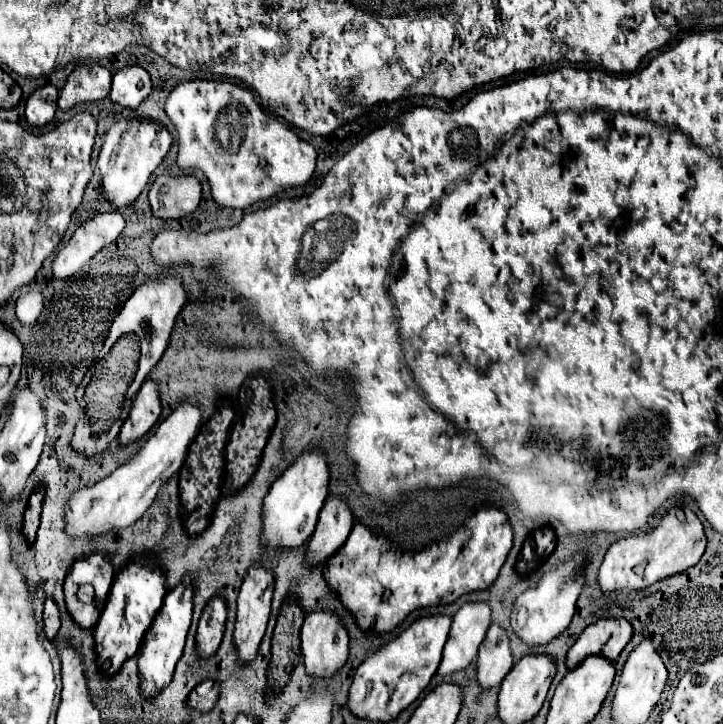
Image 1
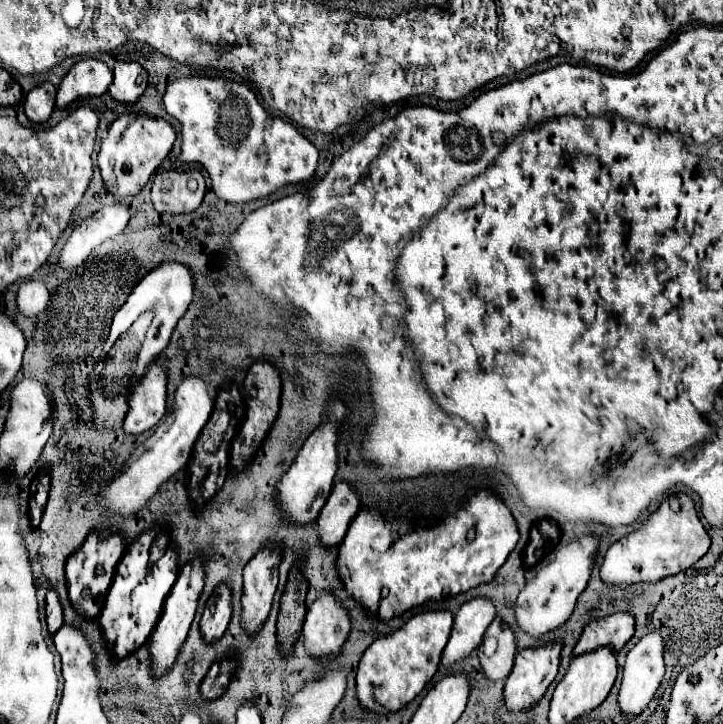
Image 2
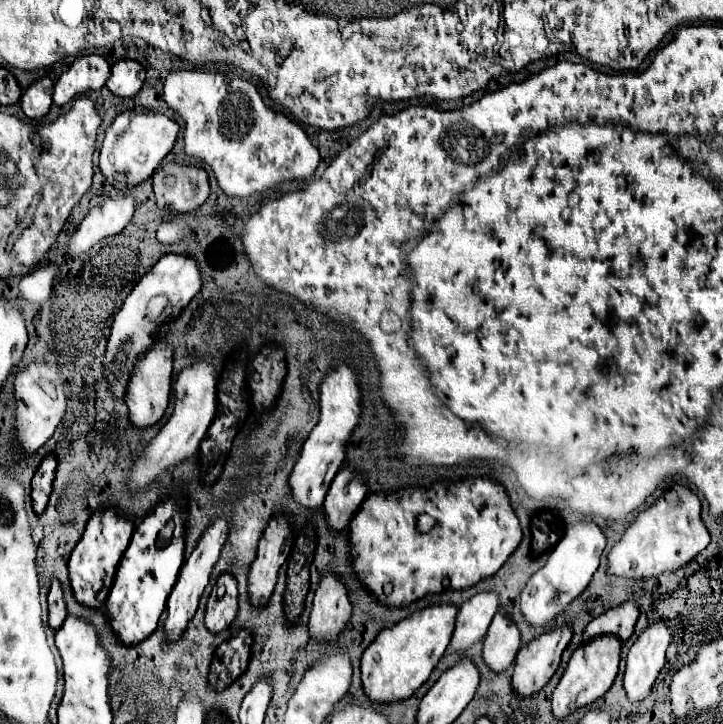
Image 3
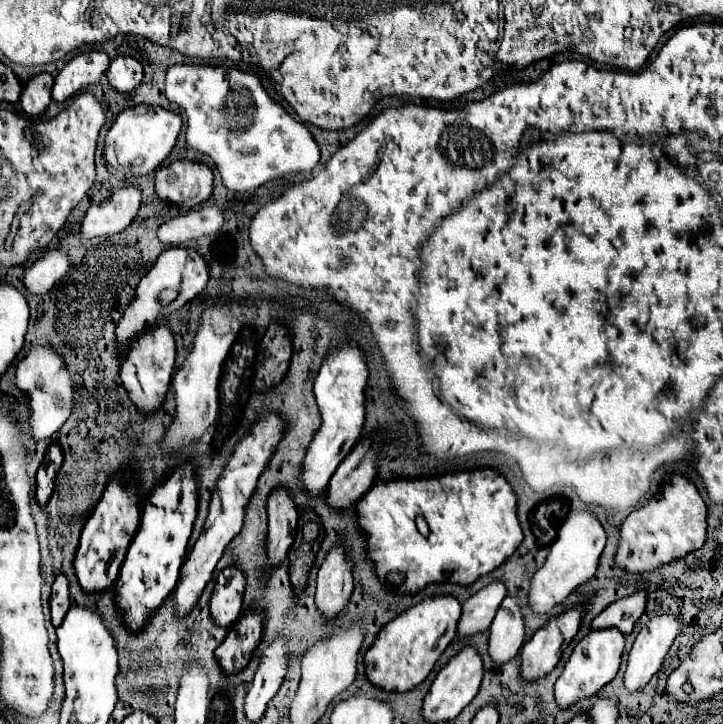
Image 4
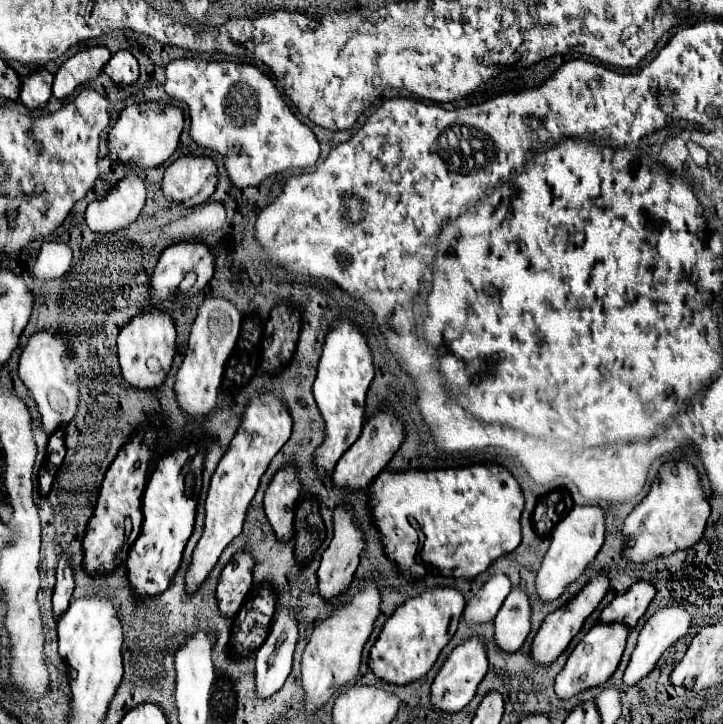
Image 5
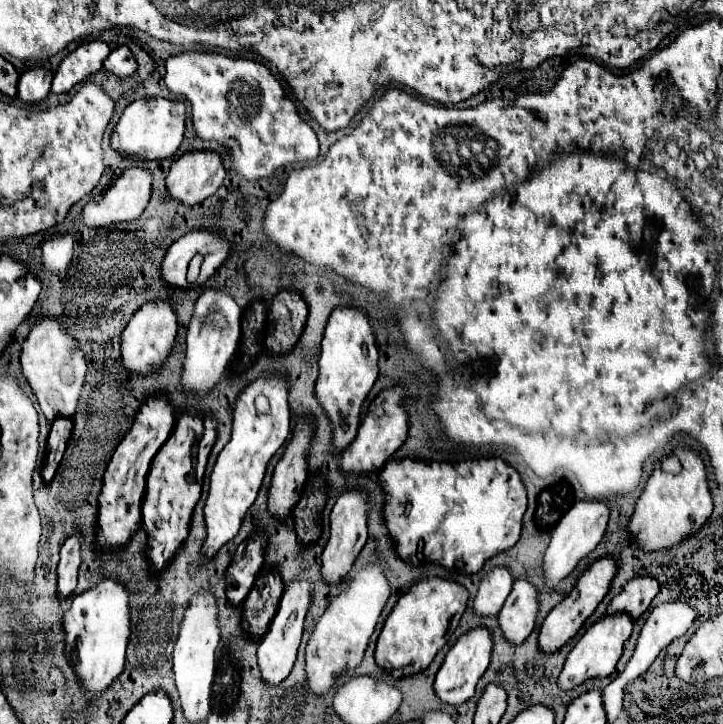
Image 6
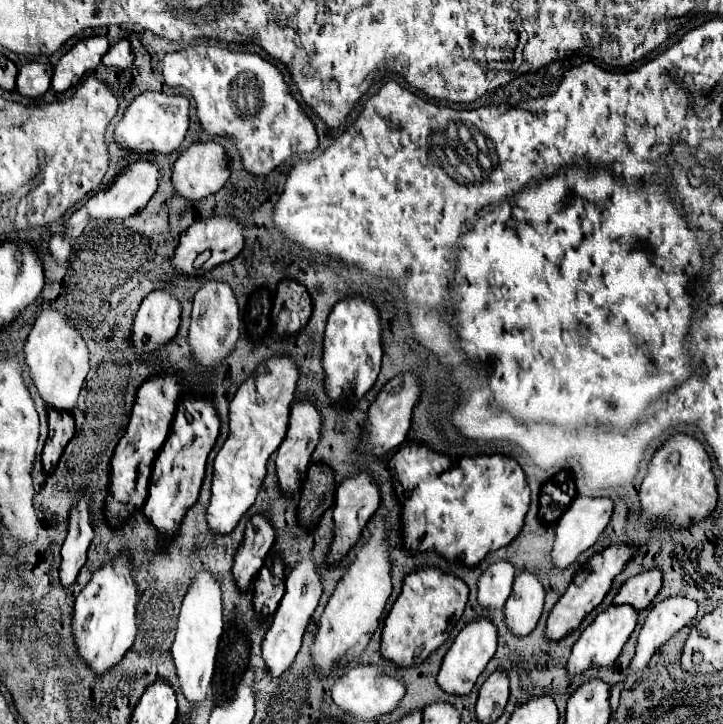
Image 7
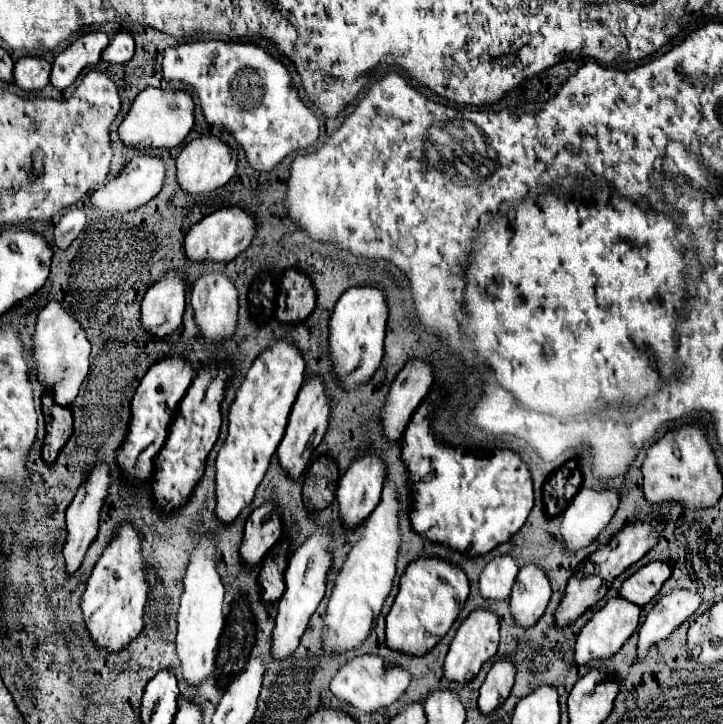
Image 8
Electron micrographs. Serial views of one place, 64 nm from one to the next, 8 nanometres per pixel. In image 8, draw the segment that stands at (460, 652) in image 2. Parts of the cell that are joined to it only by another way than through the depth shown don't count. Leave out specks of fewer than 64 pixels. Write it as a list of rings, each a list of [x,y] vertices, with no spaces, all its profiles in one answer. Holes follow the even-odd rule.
[[[510,554],[496,556],[480,574],[480,594],[492,600],[508,598],[514,578],[518,574],[518,560]]]

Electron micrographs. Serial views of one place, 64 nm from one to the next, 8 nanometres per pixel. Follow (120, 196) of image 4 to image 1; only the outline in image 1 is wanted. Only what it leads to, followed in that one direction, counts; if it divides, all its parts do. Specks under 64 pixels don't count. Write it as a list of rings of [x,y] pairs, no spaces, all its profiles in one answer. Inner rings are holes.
[[[120,210],[100,212],[82,226],[76,228],[72,238],[66,246],[60,248],[52,272],[56,278],[70,278],[74,272],[78,272],[96,252],[100,252],[106,244],[116,240],[126,222]]]

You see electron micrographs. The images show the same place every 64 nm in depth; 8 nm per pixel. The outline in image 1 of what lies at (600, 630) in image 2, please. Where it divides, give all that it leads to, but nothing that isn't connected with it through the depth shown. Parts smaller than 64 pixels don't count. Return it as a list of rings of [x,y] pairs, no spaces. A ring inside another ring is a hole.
[[[606,618],[586,626],[576,644],[568,650],[568,668],[578,666],[592,654],[602,654],[614,662],[622,648],[630,642],[632,634],[634,628],[626,618]]]

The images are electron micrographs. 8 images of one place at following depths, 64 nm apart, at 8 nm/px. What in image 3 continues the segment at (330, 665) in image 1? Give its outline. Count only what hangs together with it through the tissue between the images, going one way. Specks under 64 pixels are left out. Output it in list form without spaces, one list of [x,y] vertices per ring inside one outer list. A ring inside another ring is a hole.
[[[326,570],[316,588],[308,628],[316,640],[334,642],[352,614],[348,588],[340,574]]]

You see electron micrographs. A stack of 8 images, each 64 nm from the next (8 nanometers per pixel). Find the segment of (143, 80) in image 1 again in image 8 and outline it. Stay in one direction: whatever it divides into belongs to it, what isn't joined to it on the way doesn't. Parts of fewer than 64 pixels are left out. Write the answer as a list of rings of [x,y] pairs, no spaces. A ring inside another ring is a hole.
[[[116,32],[102,52],[102,60],[116,64],[128,62],[132,56],[134,56],[134,38],[130,32]]]

